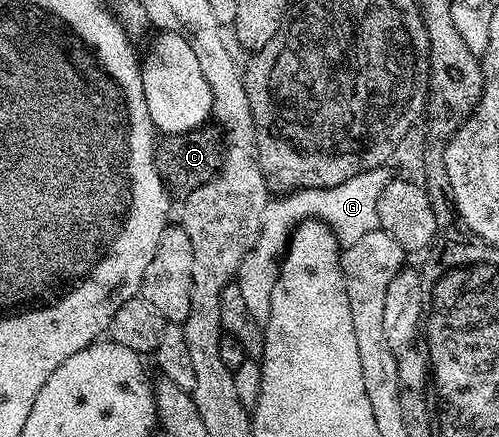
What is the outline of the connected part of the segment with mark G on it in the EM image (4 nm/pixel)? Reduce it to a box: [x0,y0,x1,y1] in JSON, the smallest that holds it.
[235,173,385,322]

